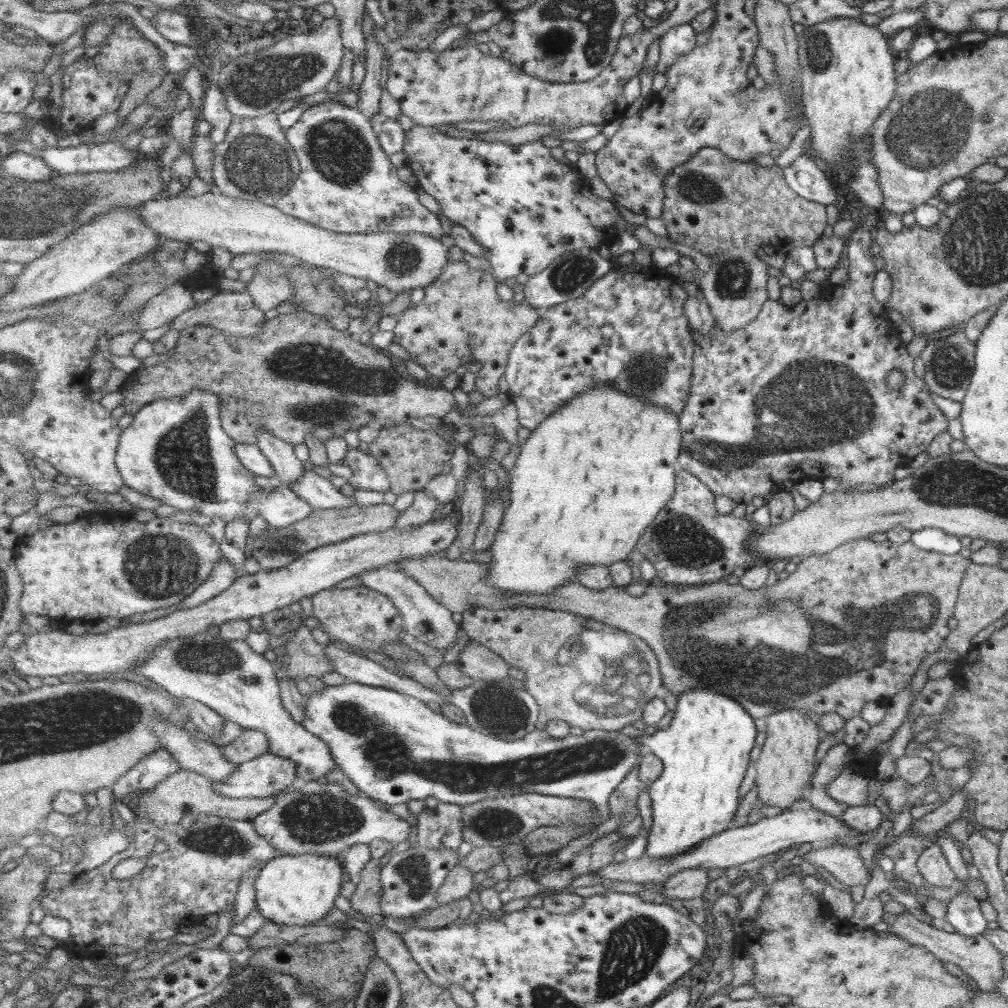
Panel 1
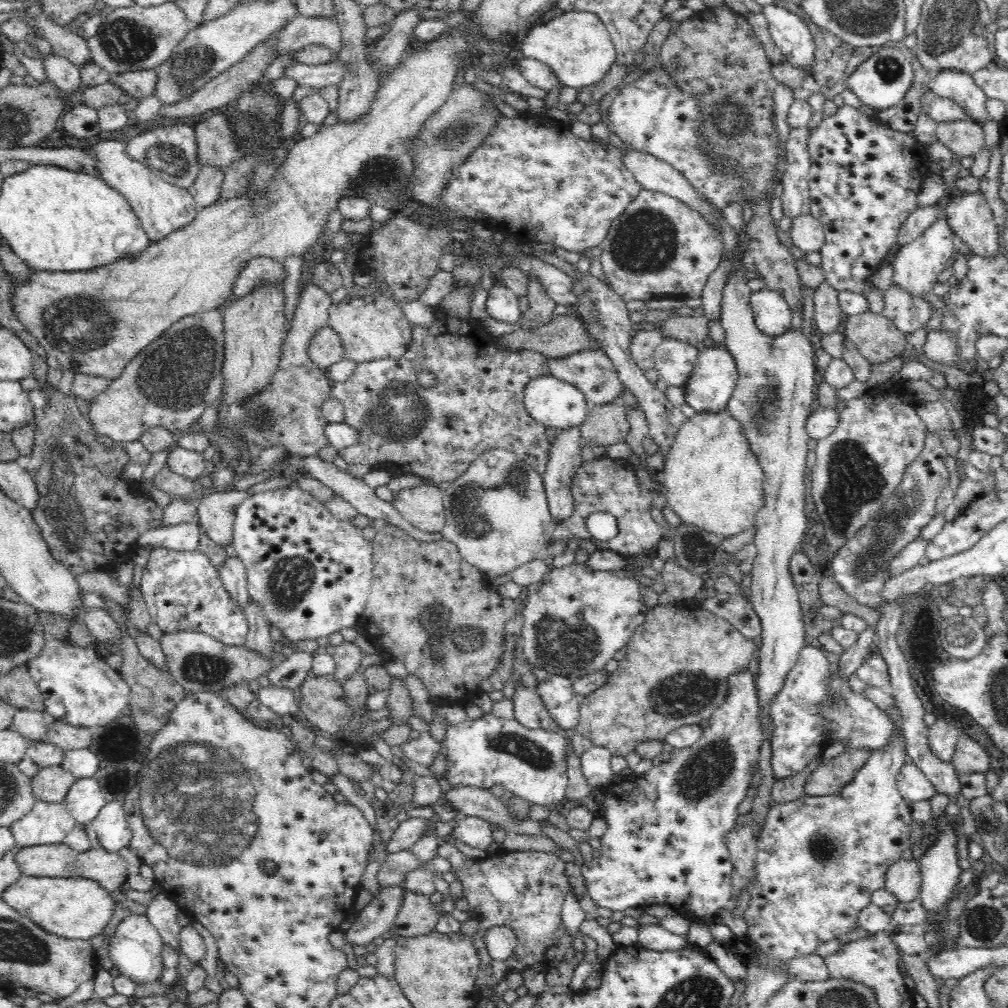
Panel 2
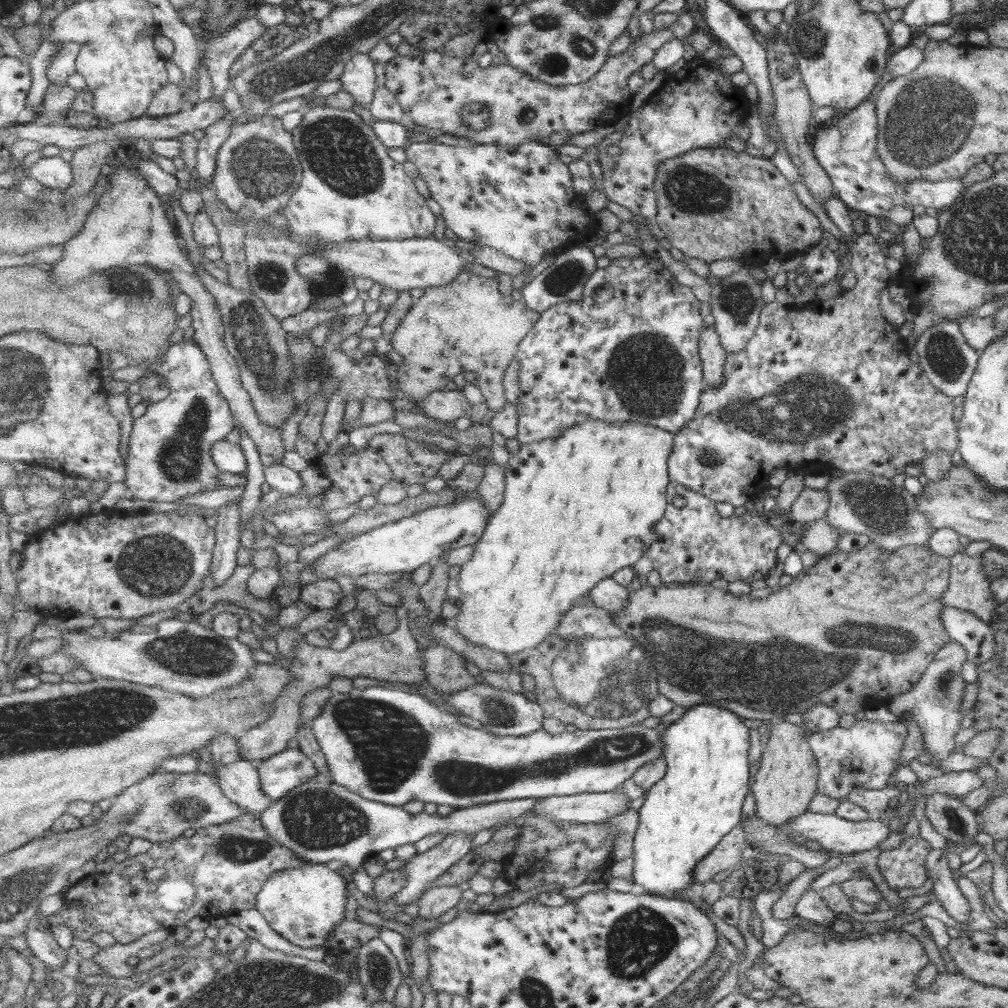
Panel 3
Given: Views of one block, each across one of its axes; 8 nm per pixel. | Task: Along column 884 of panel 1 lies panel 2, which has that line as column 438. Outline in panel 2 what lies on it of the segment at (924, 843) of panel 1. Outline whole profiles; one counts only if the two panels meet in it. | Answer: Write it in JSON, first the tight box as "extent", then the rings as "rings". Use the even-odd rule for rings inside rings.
{"extent":[437,838,572,991],"rings":[[[452,838],[443,839],[437,854],[450,862],[450,872],[462,883],[470,908],[481,916],[479,929],[473,936],[481,959],[480,971],[474,980],[475,988],[481,991],[490,989],[504,981],[509,971],[522,972],[535,963],[544,962],[549,946],[565,932],[561,912],[565,895],[572,886],[564,873],[564,860],[553,853],[532,850],[496,850],[486,859],[474,859],[460,852]],[[493,926],[506,926],[516,933],[517,949],[507,960],[494,959],[488,953],[485,934]]]}

